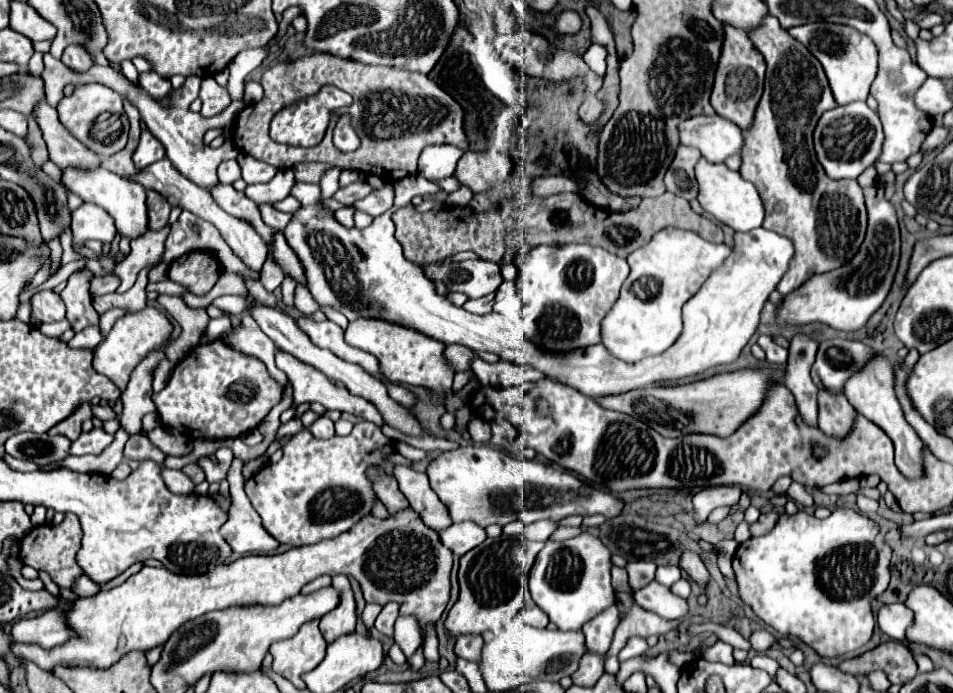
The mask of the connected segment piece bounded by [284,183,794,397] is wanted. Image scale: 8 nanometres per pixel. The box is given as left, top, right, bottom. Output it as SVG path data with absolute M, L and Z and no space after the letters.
M296 183L290 191L290 195L294 195L300 201L300 207L310 207L310 217L292 217L292 221L284 229L284 237L286 237L288 245L298 253L298 257L306 269L308 289L318 305L334 307L336 311L346 315L348 321L354 321L360 317L382 319L388 323L398 323L402 327L410 327L414 331L422 331L422 335L430 335L430 339L436 339L444 345L458 343L458 345L466 345L466 347L474 349L476 353L480 353L480 351L496 353L502 361L516 363L516 365L530 365L530 367L542 371L546 377L566 383L590 397L616 395L616 393L624 393L624 391L632 391L632 389L642 389L642 387L648 387L654 383L696 375L714 365L724 365L724 363L736 361L742 347L750 341L750 337L756 331L760 311L762 311L768 295L776 289L778 281L782 279L782 275L788 269L788 261L794 255L794 247L792 247L790 239L786 239L774 231L768 231L762 227L758 227L754 231L746 231L746 233L736 231L732 253L726 257L726 263L722 263L722 267L718 267L704 281L700 291L684 305L684 309L682 309L684 331L682 331L680 339L672 347L668 347L662 355L646 357L646 359L630 365L620 359L614 359L604 349L604 345L586 347L582 351L564 351L562 355L550 355L550 351L542 351L540 347L534 347L534 343L530 339L520 337L518 331L514 331L514 327L508 325L508 321L504 321L504 325L502 325L500 313L474 315L462 307L456 307L446 295L436 293L434 283L430 279L426 279L424 271L418 265L406 261L406 257L402 255L402 245L398 245L398 241L394 237L394 223L390 219L392 209L386 211L384 215L376 217L366 229L356 229L356 227L340 225L336 221L334 213L322 205L320 185Z

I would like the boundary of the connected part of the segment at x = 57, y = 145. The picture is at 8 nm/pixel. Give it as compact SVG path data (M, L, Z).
M46 101L36 103L32 111L42 137L48 147L48 157L60 167L80 167L80 169L92 169L100 165L100 157L92 153L88 147L84 147L78 139L74 139L64 125L58 119L58 113L54 107L50 107Z

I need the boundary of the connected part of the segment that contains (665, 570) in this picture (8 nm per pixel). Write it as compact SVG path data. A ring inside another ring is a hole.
M658 567L656 569L656 581L670 587L674 581L680 579L680 569L678 567Z

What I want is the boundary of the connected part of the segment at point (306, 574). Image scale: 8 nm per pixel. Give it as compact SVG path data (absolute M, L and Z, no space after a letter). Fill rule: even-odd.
M408 507L390 515L386 521L368 515L340 537L316 545L292 547L280 555L242 557L230 565L214 567L204 575L174 575L166 567L142 567L120 587L100 591L94 597L80 597L74 603L66 619L80 639L72 639L50 651L38 645L16 643L12 645L12 653L44 670L52 670L56 665L106 669L130 651L150 651L162 645L182 623L208 611L256 603L280 605L284 599L300 593L308 581L338 573L352 575L362 585L366 603L386 605L388 601L396 601L400 603L402 615L416 615L424 627L426 623L436 623L448 605L450 569L452 551Z

